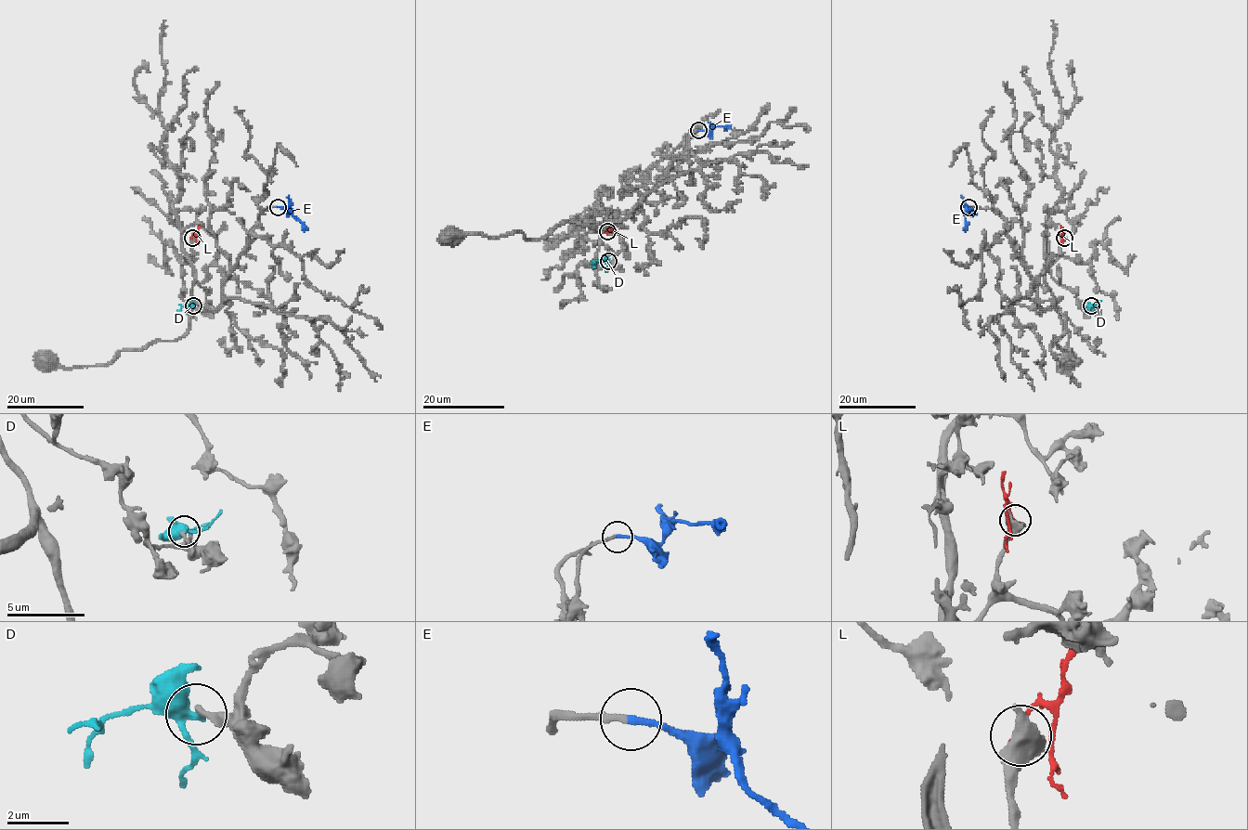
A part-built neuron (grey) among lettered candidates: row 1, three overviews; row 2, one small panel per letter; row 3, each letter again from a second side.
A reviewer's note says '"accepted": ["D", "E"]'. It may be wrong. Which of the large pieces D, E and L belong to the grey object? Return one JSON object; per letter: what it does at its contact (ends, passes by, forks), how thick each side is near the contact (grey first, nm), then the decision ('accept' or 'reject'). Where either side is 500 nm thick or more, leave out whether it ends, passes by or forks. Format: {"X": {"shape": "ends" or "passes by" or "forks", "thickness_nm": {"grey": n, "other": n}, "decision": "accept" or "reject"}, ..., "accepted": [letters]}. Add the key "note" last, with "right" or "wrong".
{"D": {"shape": "forks", "thickness_nm": {"grey": 240, "other": 320}, "decision": "reject"}, "E": {"shape": "ends", "thickness_nm": {"grey": 190, "other": 200}, "decision": "accept"}, "L": {"thickness_nm": {"grey": 850, "other": 160}, "decision": "reject"}, "accepted": ["E"], "note": "wrong"}

